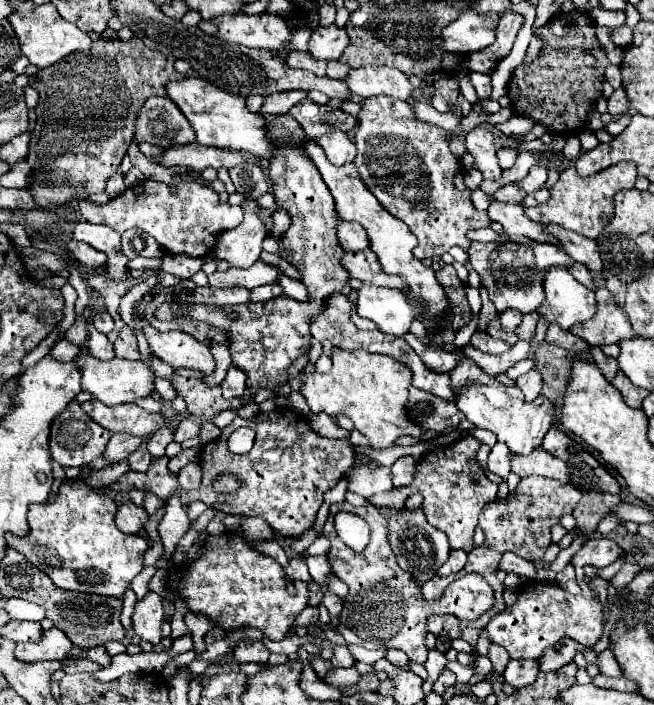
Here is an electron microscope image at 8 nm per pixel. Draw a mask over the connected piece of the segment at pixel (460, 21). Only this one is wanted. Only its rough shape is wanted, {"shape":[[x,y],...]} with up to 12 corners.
{"shape":[[464,11],[440,49],[460,55],[494,43],[498,15]]}

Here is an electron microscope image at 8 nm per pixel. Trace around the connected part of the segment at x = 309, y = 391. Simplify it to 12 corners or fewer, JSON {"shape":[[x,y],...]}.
{"shape":[[332,347],[302,371],[312,413],[346,415],[376,449],[424,433],[406,419],[412,373]]}

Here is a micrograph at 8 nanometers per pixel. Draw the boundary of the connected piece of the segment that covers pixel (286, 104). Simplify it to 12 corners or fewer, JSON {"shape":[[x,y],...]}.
{"shape":[[282,91],[264,97],[262,115],[288,113],[306,91]]}

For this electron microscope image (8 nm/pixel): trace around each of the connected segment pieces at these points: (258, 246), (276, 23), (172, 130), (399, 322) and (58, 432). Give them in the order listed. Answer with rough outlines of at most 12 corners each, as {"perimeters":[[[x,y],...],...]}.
{"perimeters":[[[244,201],[244,221],[218,235],[214,255],[230,267],[250,267],[266,229],[256,201]],[[272,13],[220,15],[198,27],[222,41],[280,49],[292,37]],[[168,97],[138,113],[134,143],[194,143],[190,121]],[[362,283],[356,311],[402,337],[414,311],[402,291]],[[76,401],[50,423],[50,453],[62,467],[102,457],[112,433]]]}

